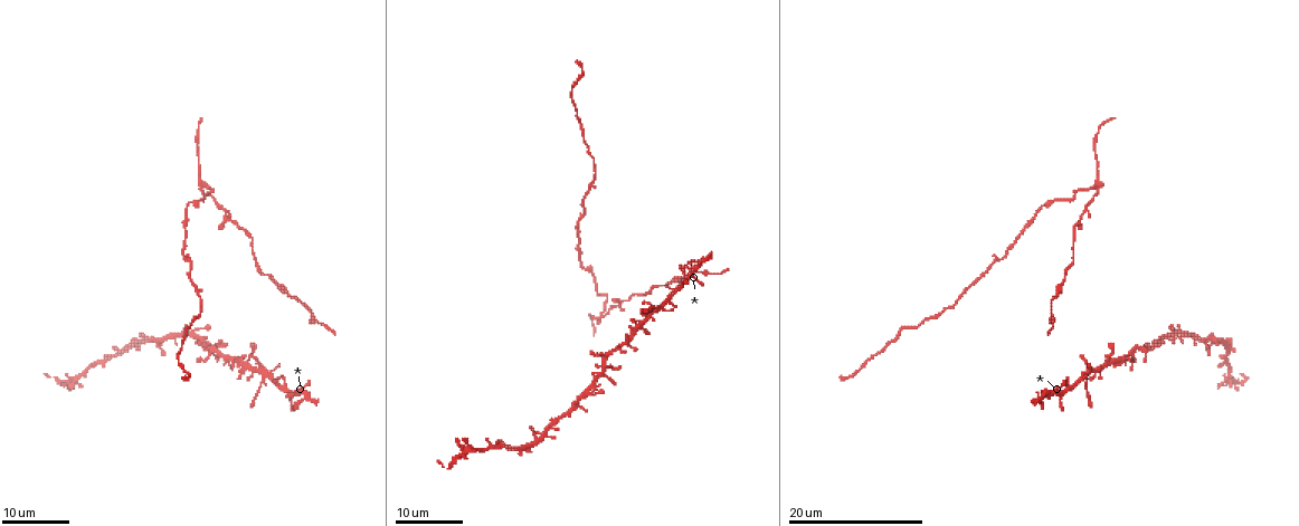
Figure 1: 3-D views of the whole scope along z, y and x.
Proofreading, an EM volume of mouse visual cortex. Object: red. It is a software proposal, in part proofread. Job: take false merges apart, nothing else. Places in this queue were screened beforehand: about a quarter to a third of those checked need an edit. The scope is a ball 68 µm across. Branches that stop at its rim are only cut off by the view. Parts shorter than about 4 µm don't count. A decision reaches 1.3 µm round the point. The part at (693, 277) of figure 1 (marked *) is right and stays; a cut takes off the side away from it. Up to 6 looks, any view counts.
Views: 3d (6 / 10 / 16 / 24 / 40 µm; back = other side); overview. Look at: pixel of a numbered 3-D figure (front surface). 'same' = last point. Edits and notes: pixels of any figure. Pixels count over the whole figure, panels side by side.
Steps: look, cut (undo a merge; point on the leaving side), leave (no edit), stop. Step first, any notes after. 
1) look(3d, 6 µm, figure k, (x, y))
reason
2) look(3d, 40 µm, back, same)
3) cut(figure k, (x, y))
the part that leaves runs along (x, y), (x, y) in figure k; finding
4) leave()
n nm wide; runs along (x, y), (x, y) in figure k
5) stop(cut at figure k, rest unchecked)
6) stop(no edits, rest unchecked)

look(3d, 24 µm, figure 1, (263, 375))
small branch off a trunk

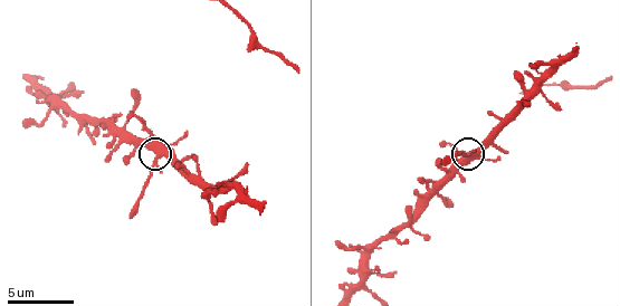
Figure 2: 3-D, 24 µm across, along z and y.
look(3d, 6 µm, figure 2, (155, 158))
closer look

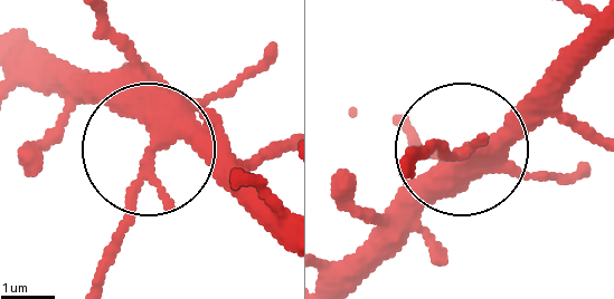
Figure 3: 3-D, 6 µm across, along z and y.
cut(figure 3, (113, 262))
side arm 5 µm; a second neuron is stuck on

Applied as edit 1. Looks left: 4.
look(overview)

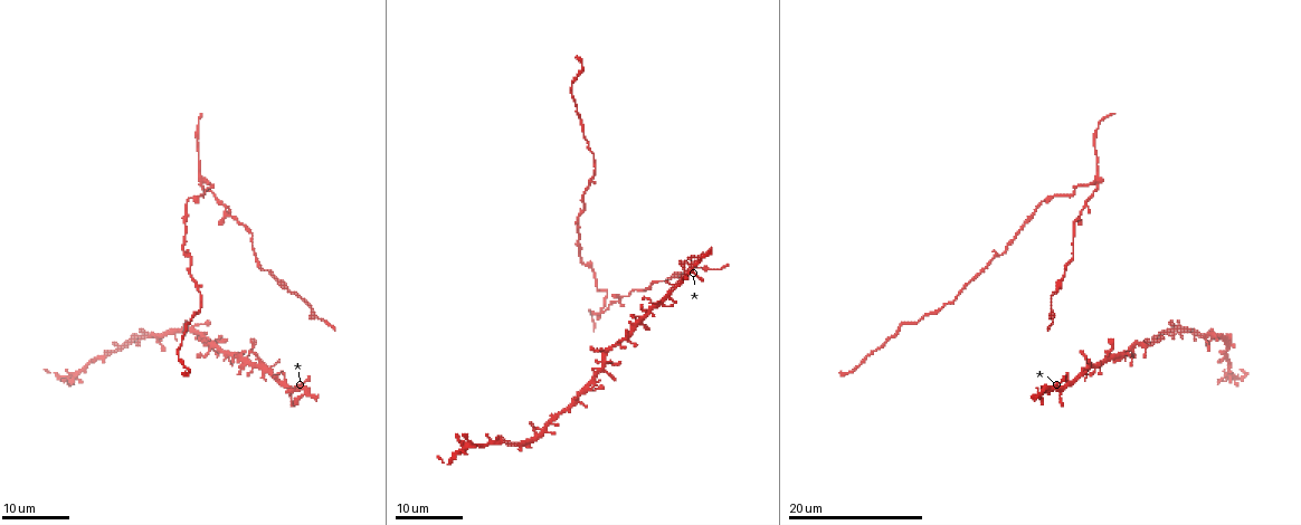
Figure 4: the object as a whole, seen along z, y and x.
look(3d, 24 µm, figure 4, (264, 272))
thick turns thin

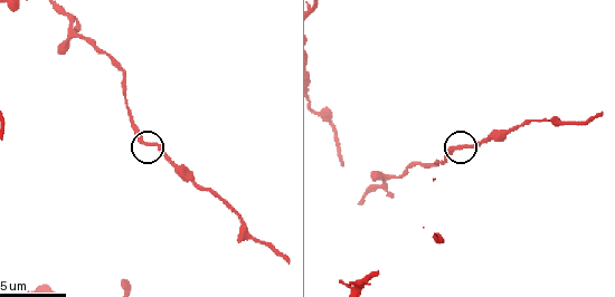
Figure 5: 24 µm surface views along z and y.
look(3d, 10 µm, figure 5, (149, 142))

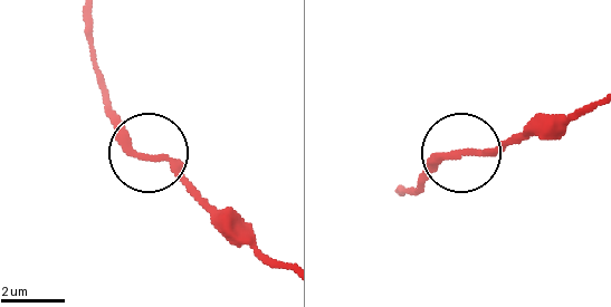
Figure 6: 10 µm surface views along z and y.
leave()
continuous, no second neuron

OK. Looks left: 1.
stop(cut at figure 3, rest unchecked)

